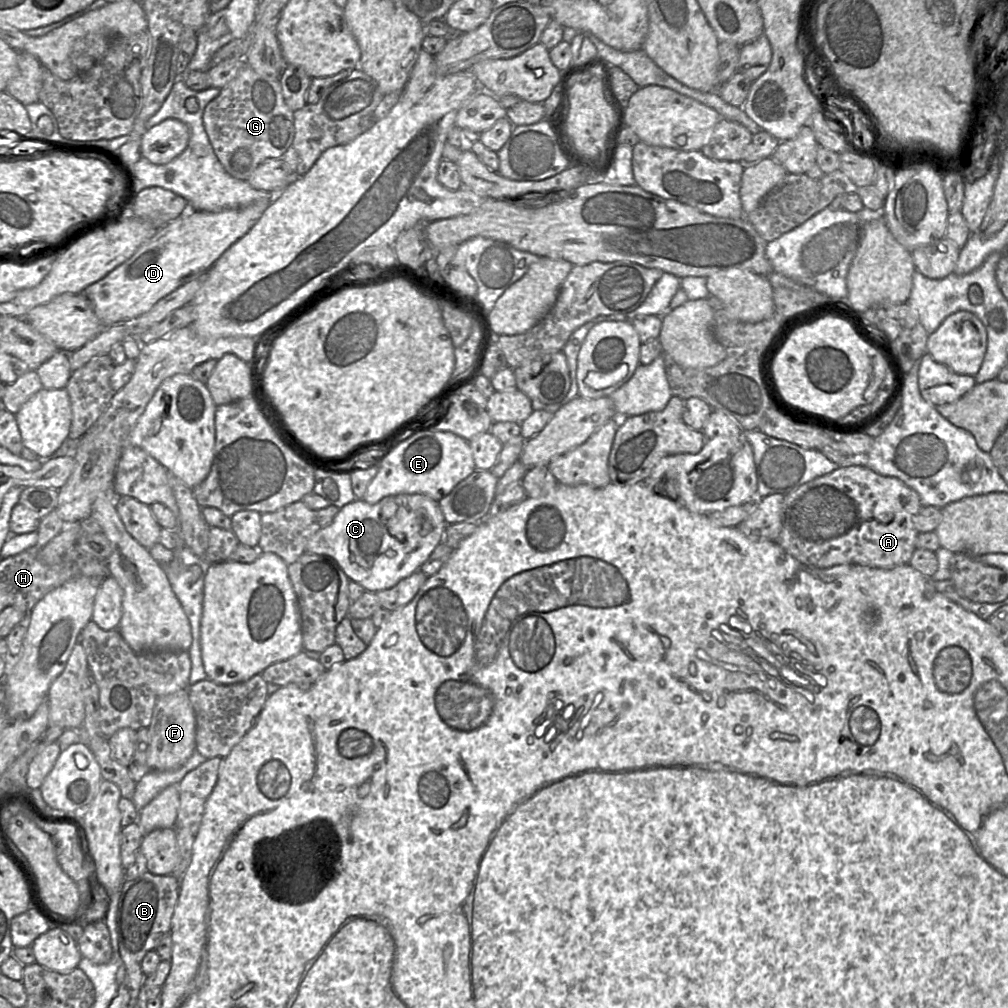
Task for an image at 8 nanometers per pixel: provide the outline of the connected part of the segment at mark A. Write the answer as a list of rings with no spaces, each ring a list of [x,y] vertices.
[[[851,465],[817,477],[784,496],[782,529],[776,543],[799,562],[816,568],[860,565],[893,568],[908,564],[919,533],[914,517],[922,507],[919,495],[895,477],[876,473],[867,466]]]

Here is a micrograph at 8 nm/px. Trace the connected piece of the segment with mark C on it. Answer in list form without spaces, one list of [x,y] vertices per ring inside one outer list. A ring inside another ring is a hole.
[[[424,494],[386,496],[376,504],[355,499],[340,508],[330,524],[309,538],[305,553],[332,557],[350,580],[363,586],[366,591],[376,593],[395,586],[400,580],[420,570],[434,549],[444,541],[446,527],[439,502]]]

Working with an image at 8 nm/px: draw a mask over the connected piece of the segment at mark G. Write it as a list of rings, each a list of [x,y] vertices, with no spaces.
[[[244,64],[237,76],[211,100],[203,113],[203,124],[215,155],[232,177],[247,181],[252,172],[265,160],[281,158],[294,139],[294,112],[285,103],[279,77],[260,74]]]

